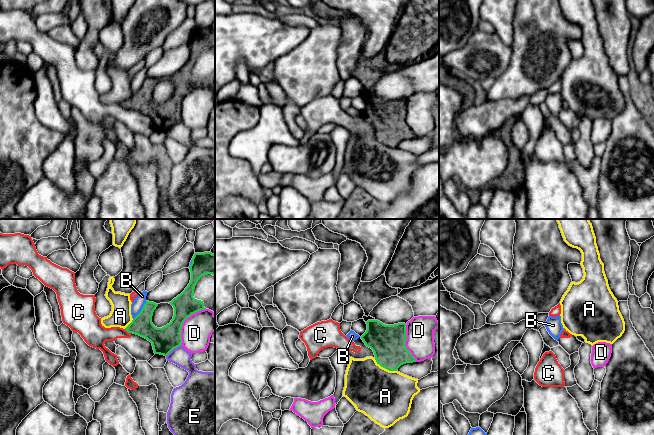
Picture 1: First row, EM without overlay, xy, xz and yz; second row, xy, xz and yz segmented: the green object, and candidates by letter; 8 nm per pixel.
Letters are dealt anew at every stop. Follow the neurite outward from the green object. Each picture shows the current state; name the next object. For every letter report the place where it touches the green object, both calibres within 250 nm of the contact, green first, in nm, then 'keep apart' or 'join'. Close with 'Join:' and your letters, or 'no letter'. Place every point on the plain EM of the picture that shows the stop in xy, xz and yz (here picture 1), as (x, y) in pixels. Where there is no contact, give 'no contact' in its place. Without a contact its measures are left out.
A: xz (385, 144) | 280/420 nm | keep apart
B: xy (141, 86) | 170/90 nm | keep apart
C: xy (127, 107) | 170/170 nm | keep apart
D: xy (183, 98) | 200/240 nm | keep apart
E: xy (173, 124) | 200/150 nm | keep apart
Join: no letter

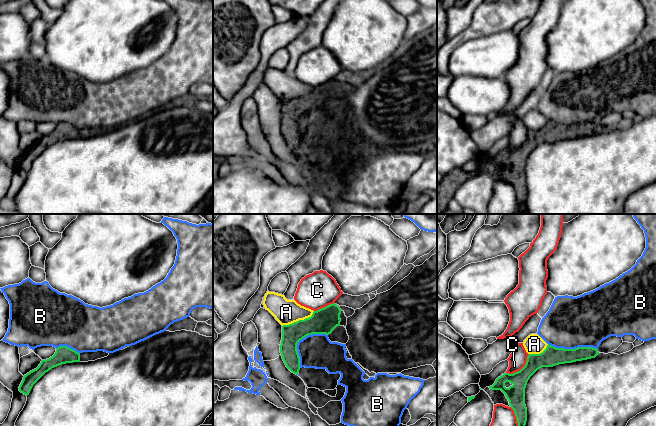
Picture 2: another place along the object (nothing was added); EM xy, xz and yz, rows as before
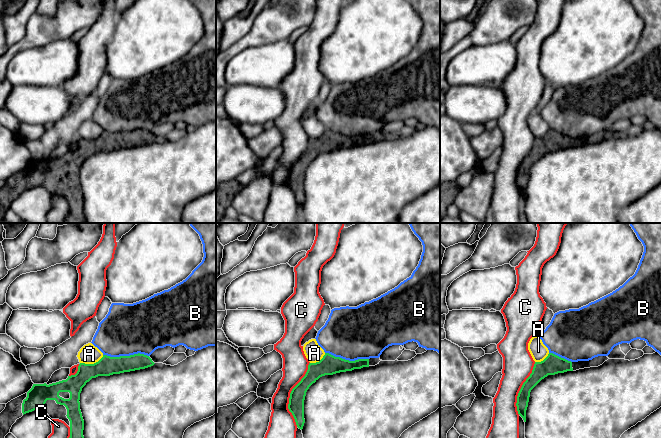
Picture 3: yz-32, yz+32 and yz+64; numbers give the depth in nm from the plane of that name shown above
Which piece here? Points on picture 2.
A: xz (299, 96) | 200/200 nm | keep apart
B: xz (300, 115) | 200/280 nm | keep apart
C: yz (521, 145) | 150/140 nm | keep apart
Join: no letter

